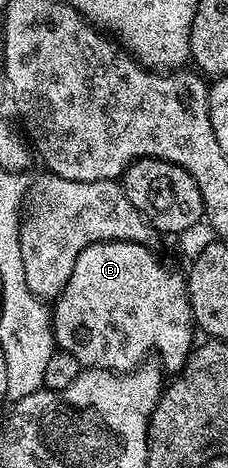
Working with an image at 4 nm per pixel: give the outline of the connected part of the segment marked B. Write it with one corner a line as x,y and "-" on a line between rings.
108,240
107,242
95,242
89,244
75,258
75,270
71,270
71,278
67,278
67,286
55,298
57,305
52,305
51,321
53,324
53,339
56,347
67,354
75,354
75,358
85,368
106,368
112,372
132,372
140,364
146,363
148,352
161,352
159,364
166,373
177,374
189,358
190,352
195,347
193,332
195,333
195,323
192,314
192,308
189,305
188,290
186,288
186,277
175,269
168,268
155,253
152,252
149,244
140,244
139,242
127,242
126,240

